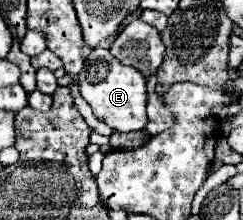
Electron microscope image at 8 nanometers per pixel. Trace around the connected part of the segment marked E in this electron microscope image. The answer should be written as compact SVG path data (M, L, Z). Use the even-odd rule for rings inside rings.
M95 47L85 59L85 67L77 81L81 87L81 97L91 105L93 115L99 121L107 123L111 129L119 133L145 129L147 125L147 113L145 113L147 79L143 73L137 73L133 67L121 65L121 61L111 57L109 49Z

